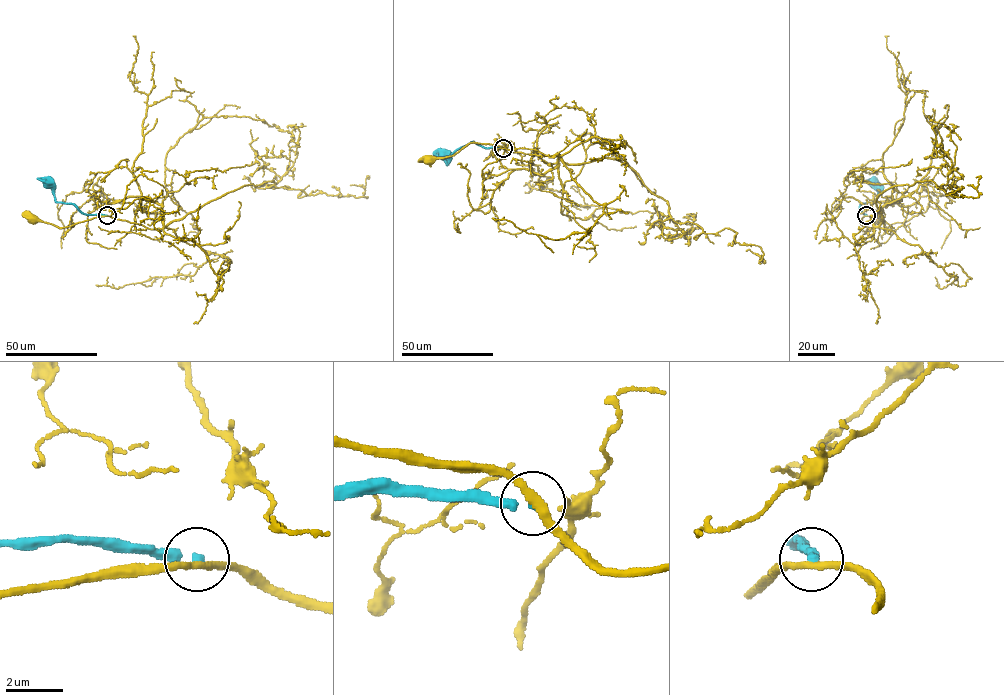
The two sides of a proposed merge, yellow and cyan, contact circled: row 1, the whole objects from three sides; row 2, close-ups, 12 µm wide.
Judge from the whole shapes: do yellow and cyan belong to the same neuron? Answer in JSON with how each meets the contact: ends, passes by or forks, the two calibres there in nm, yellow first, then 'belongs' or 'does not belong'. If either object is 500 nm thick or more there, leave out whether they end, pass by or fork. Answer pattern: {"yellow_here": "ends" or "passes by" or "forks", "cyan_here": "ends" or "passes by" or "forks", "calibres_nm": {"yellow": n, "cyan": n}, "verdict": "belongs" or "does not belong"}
{"yellow_here": "passes by", "cyan_here": "ends", "calibres_nm": {"yellow": 280, "cyan": 280}, "verdict": "does not belong"}

